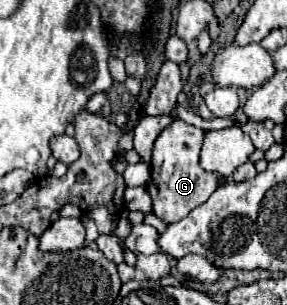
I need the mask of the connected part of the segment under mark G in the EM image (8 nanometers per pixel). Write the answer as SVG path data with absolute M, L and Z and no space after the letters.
M175 119L155 141L153 159L151 159L151 181L147 191L153 199L153 213L169 223L181 221L191 209L205 203L211 193L223 185L223 177L219 173L207 173L199 165L199 151L203 145L205 131L197 129L181 119Z

